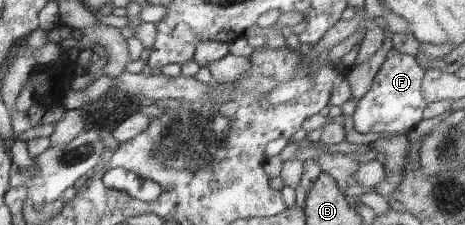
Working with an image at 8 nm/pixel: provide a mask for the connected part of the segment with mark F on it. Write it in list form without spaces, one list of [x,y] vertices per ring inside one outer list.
[[[392,48],[380,67],[376,84],[359,101],[353,115],[355,131],[363,135],[382,133],[391,135],[383,137],[393,137],[413,130],[424,119],[425,109],[434,108],[434,104],[430,104],[422,93],[425,72],[426,69],[417,64],[416,56],[403,54]]]

